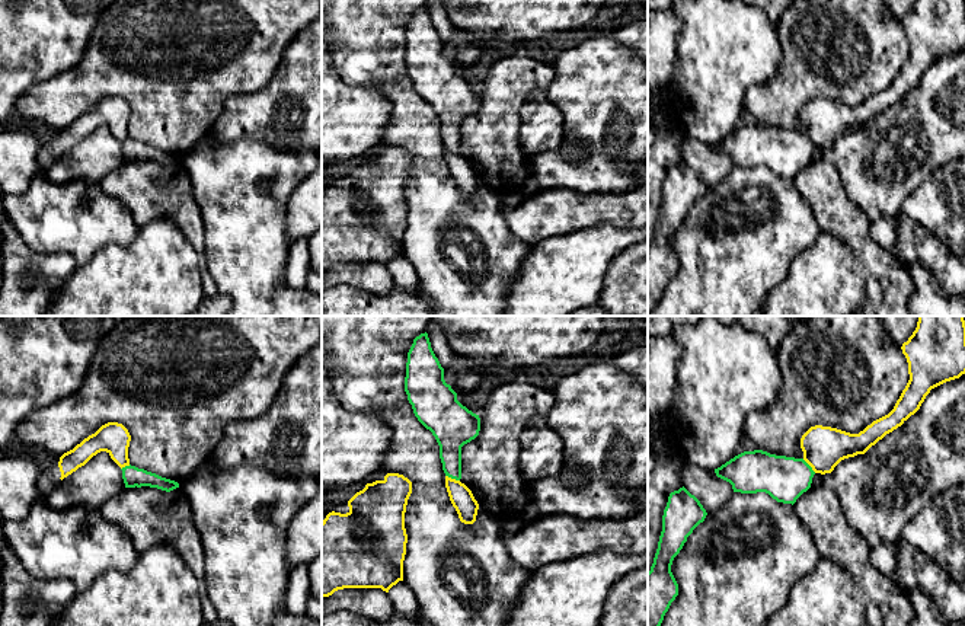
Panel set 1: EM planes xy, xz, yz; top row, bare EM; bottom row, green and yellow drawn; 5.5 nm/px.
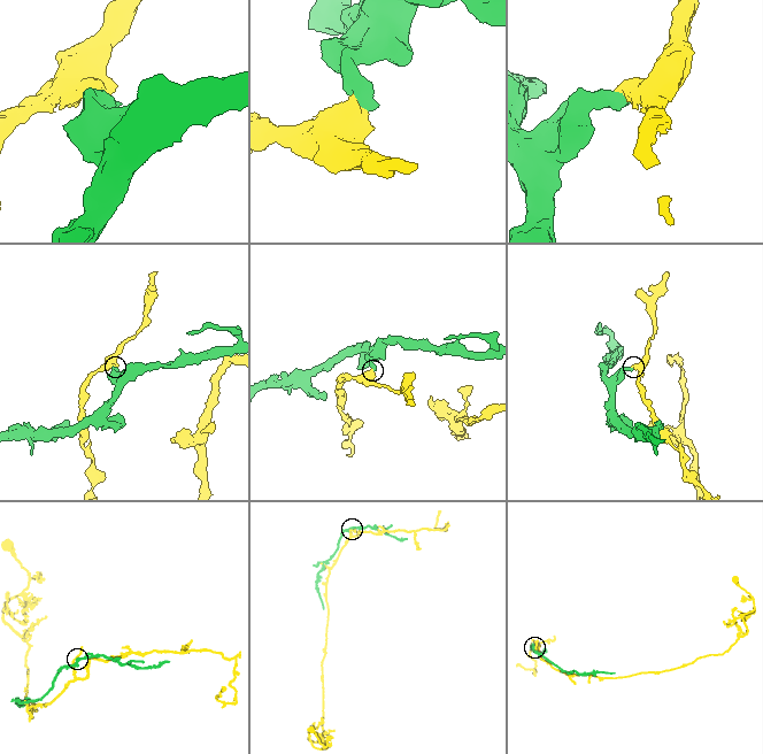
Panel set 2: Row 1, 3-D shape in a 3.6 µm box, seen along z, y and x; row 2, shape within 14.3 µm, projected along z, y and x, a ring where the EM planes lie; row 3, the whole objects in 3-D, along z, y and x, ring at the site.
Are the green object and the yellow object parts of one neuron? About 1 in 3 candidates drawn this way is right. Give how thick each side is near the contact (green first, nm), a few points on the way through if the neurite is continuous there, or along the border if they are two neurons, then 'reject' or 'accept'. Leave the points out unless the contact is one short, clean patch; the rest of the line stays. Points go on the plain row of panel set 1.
190/130 nm | along xz (446, 149), (459, 155) | reject

